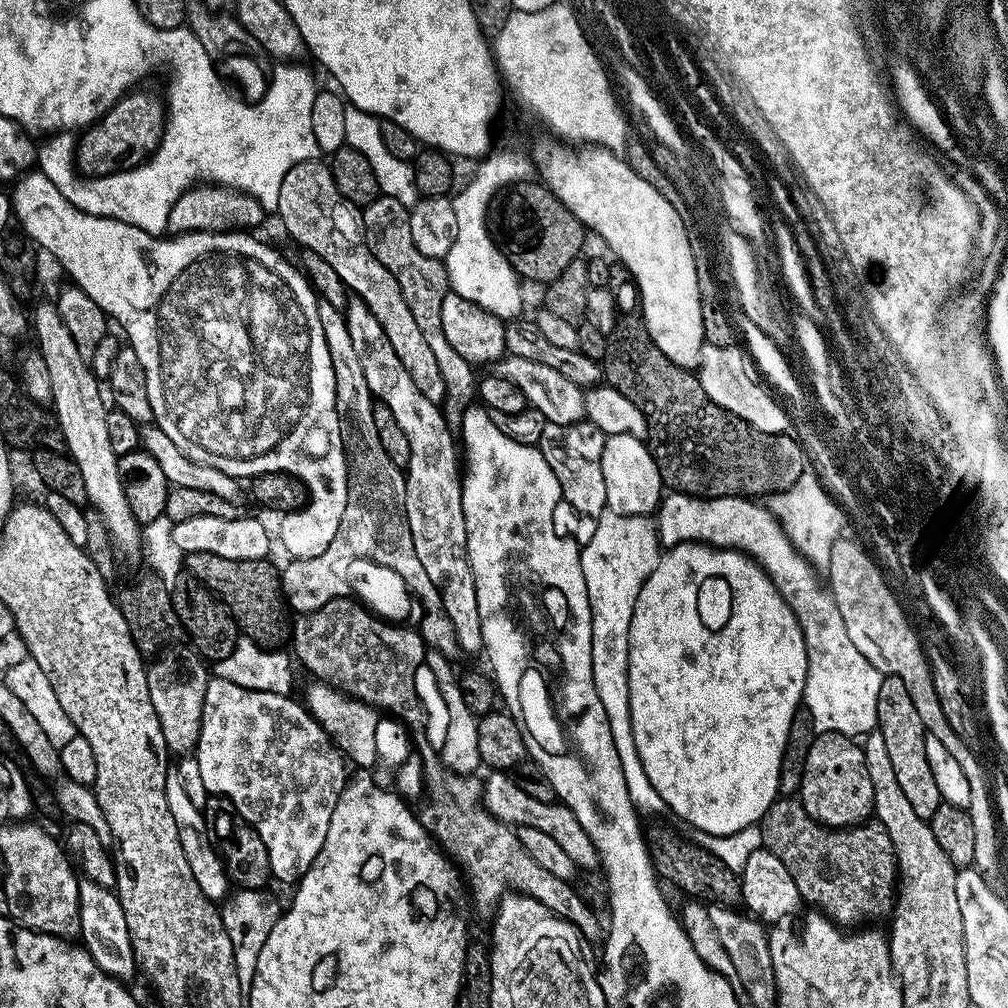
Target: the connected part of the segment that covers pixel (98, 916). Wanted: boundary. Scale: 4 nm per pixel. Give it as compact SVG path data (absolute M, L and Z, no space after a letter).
M84 878L80 882L80 925L79 939L83 947L88 949L92 961L98 965L107 976L115 980L128 982L132 975L137 975L138 965L136 955L130 942L130 930L126 930L126 914L122 914L120 900L111 888Z

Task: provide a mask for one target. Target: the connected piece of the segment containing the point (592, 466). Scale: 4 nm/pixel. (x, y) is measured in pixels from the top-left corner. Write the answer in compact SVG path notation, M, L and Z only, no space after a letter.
M545 423L538 443L540 453L550 462L554 478L558 478L560 494L565 505L569 504L580 516L595 518L607 509L606 478L602 478L602 450L606 437L592 424Z

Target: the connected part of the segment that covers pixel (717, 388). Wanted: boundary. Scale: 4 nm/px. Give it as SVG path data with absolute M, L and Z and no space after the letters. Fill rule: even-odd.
M705 344L700 352L698 365L698 379L702 390L708 395L712 404L716 404L729 416L737 416L739 420L745 420L754 430L762 430L766 434L787 433L790 428L789 409L779 399L772 400L769 404L764 401L769 389L762 383L749 353L743 347L740 348L739 346L723 348ZM752 400L760 401L752 404Z

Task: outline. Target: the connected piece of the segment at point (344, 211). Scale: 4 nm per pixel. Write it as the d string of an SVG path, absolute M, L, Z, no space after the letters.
M317 158L298 162L298 166L290 166L286 178L282 178L282 190L278 190L275 215L280 216L285 230L300 243L300 248L314 251L324 258L343 277L347 287L368 307L370 314L374 314L374 318L382 322L382 330L386 330L386 338L390 338L394 354L398 354L402 366L406 366L406 374L410 374L420 393L433 402L443 401L444 383L442 370L438 370L438 361L434 359L430 346L426 346L426 338L422 338L422 330L418 330L418 322L414 322L414 314L410 314L410 306L406 306L406 298L402 296L394 274L388 275L380 267L378 258L370 254L357 205L344 199L335 185L331 167L322 161L323 159Z

